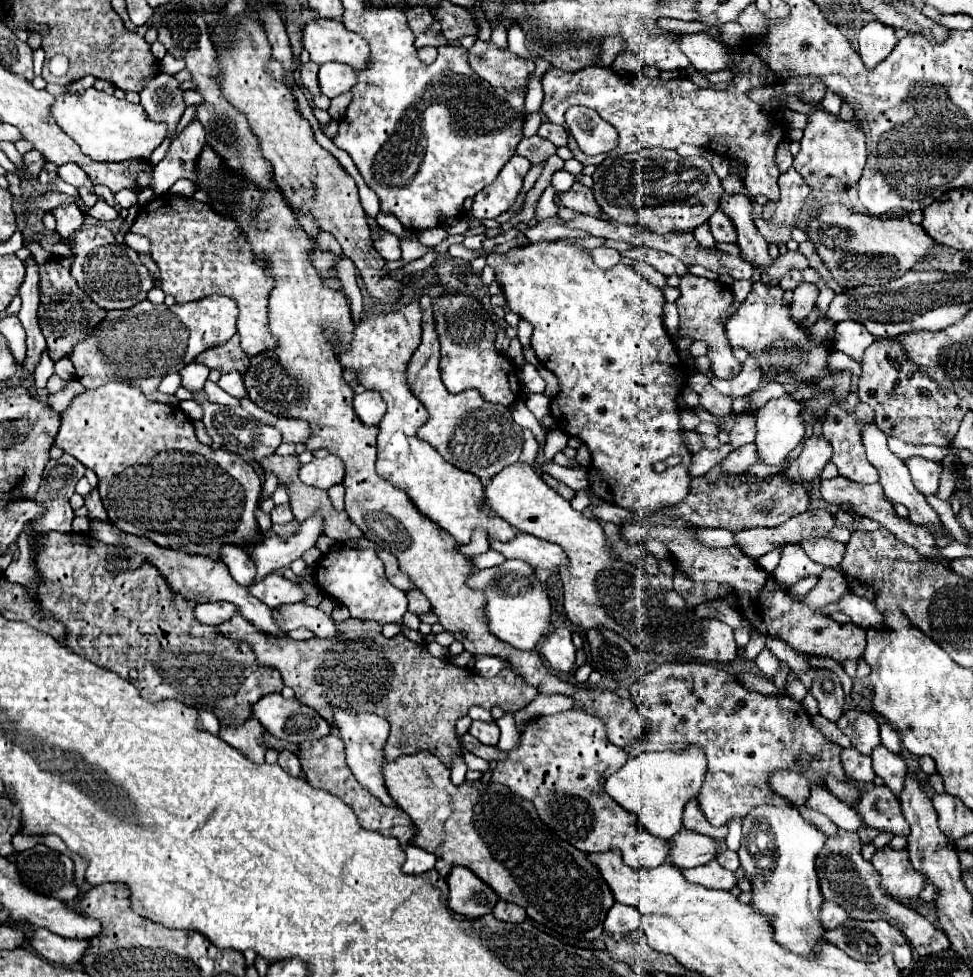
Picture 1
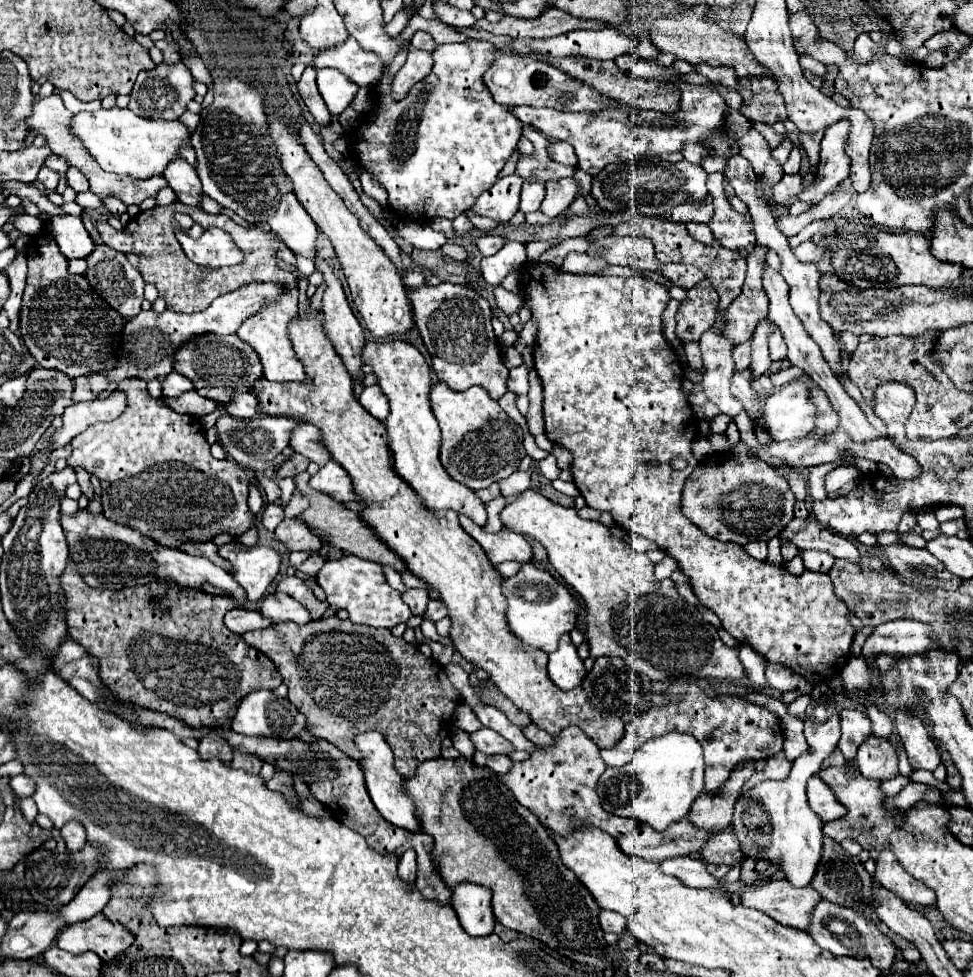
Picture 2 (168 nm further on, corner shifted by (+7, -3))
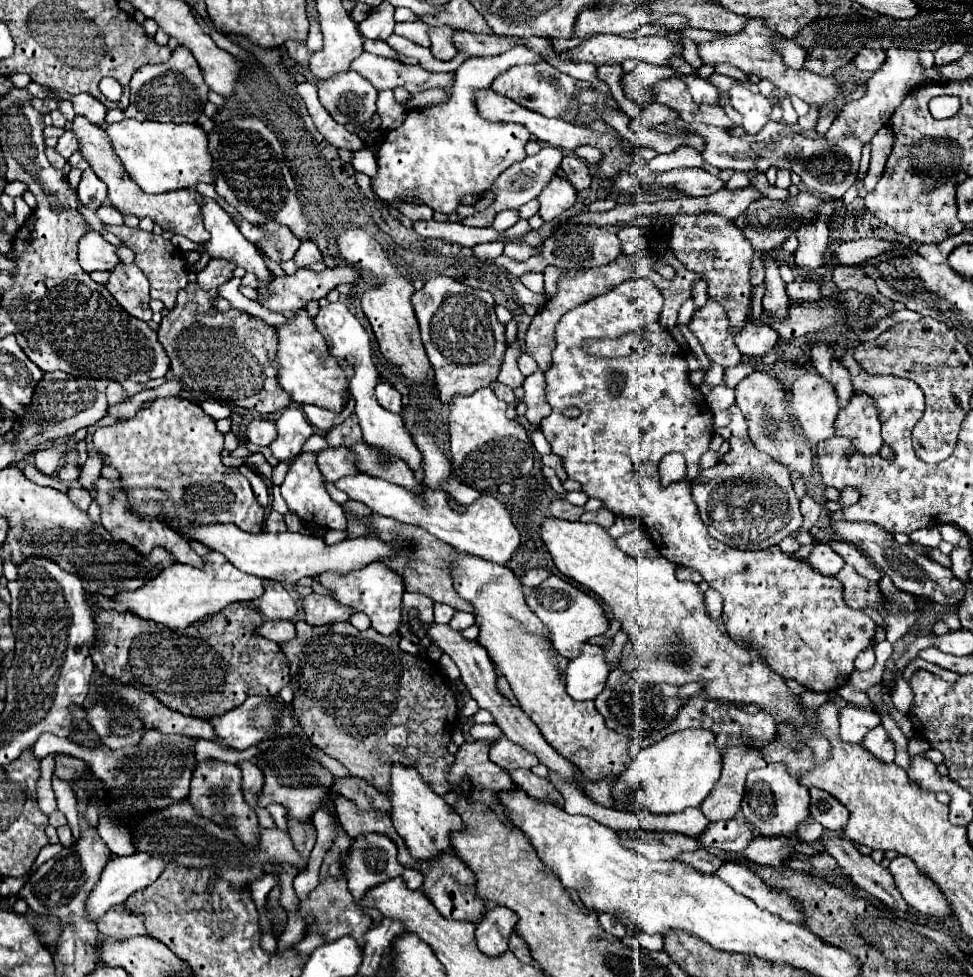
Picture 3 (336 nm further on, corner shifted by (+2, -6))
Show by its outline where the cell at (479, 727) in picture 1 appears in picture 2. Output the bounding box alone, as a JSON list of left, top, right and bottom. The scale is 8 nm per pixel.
[470,728,514,754]

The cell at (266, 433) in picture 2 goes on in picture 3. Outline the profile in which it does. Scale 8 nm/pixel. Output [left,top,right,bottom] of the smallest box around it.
[271,407,315,461]

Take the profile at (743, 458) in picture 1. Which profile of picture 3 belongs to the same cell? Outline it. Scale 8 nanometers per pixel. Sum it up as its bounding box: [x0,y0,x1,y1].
[835,391,881,455]

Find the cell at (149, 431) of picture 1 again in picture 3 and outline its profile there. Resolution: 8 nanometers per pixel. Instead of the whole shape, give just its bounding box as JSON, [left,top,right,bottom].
[93,397,265,533]

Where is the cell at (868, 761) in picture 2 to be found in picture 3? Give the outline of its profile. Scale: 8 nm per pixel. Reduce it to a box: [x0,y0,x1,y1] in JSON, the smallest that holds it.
[863,725,895,763]

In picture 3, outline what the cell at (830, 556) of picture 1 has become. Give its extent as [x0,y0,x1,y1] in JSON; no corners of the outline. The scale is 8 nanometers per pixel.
[807,543,845,575]

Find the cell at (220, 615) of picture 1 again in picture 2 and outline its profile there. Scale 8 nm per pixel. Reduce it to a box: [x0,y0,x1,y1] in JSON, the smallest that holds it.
[224,610,270,634]

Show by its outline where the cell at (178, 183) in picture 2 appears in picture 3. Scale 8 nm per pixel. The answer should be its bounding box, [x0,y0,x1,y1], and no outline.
[203,199,273,291]

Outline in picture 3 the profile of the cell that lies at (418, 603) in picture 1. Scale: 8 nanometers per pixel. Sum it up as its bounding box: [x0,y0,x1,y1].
[435,605,455,623]

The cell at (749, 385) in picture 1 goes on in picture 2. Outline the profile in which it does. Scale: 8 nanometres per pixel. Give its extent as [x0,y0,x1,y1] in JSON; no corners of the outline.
[750,318,776,380]

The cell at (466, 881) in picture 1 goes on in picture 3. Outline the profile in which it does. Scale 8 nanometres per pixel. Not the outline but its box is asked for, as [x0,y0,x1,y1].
[477,905,517,955]

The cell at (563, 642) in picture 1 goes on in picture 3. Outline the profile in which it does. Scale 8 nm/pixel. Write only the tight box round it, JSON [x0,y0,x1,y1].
[567,645,611,701]

